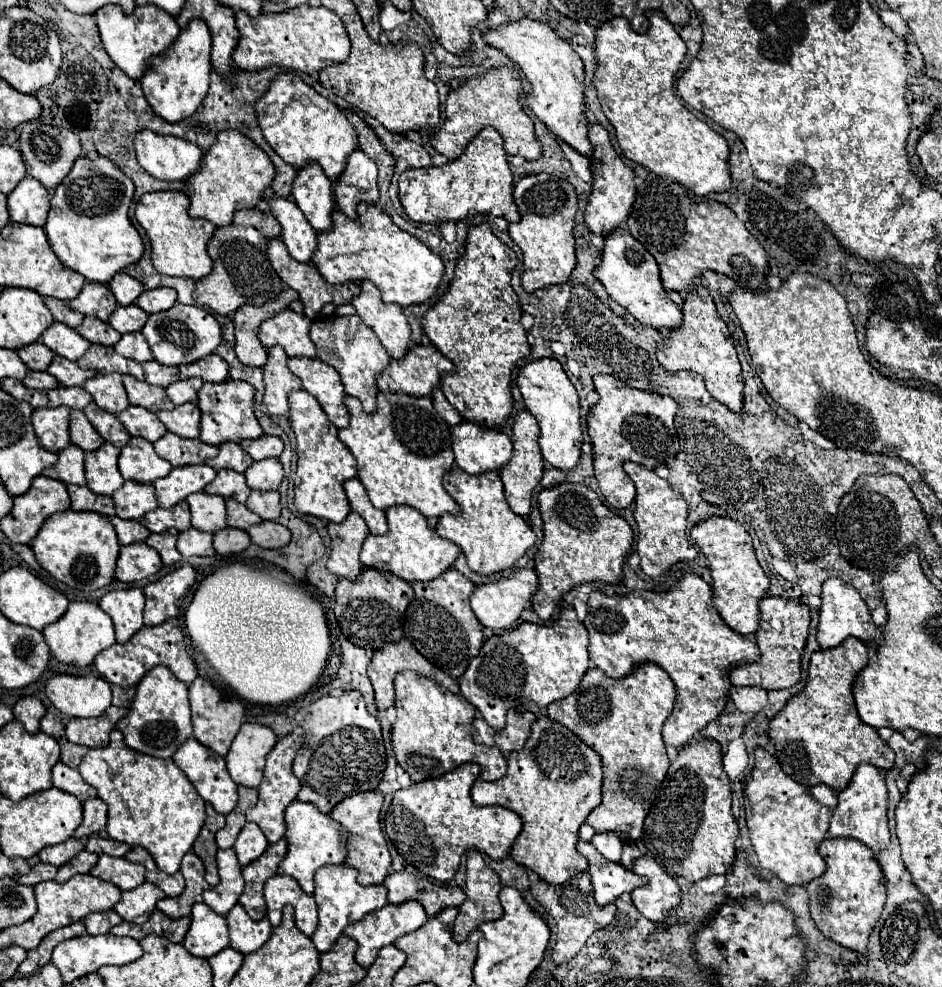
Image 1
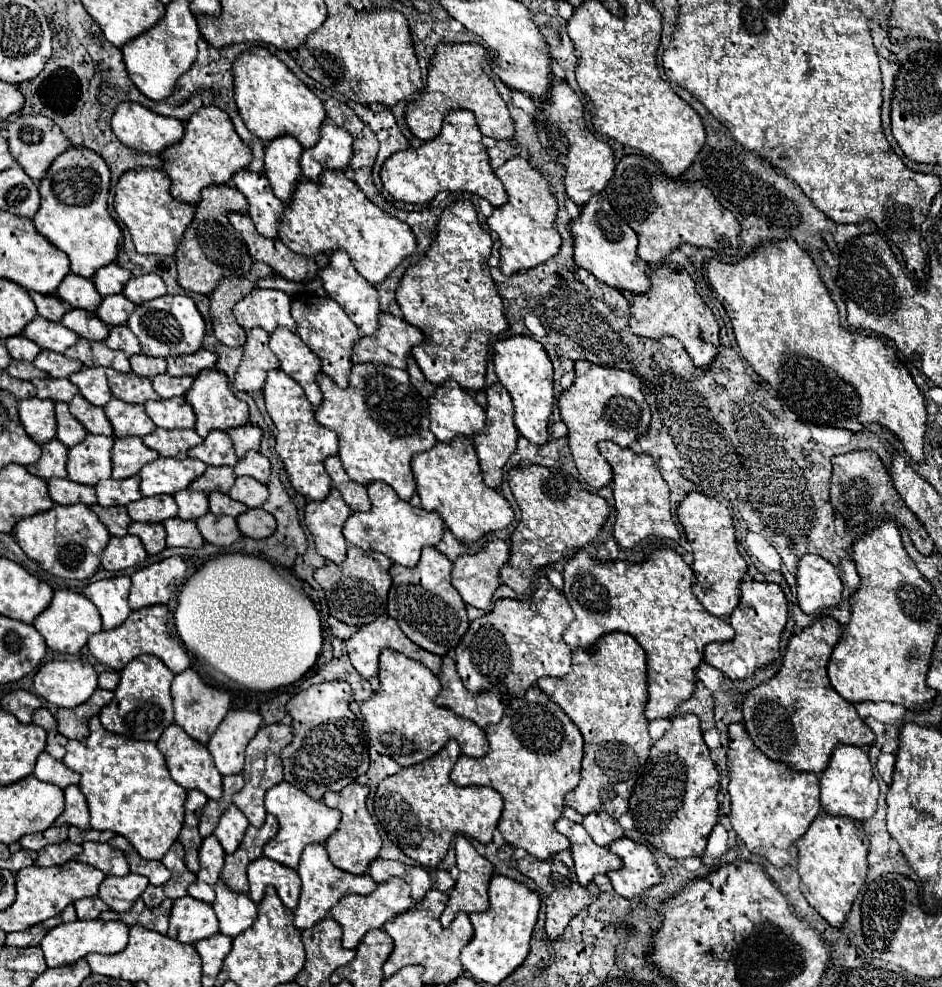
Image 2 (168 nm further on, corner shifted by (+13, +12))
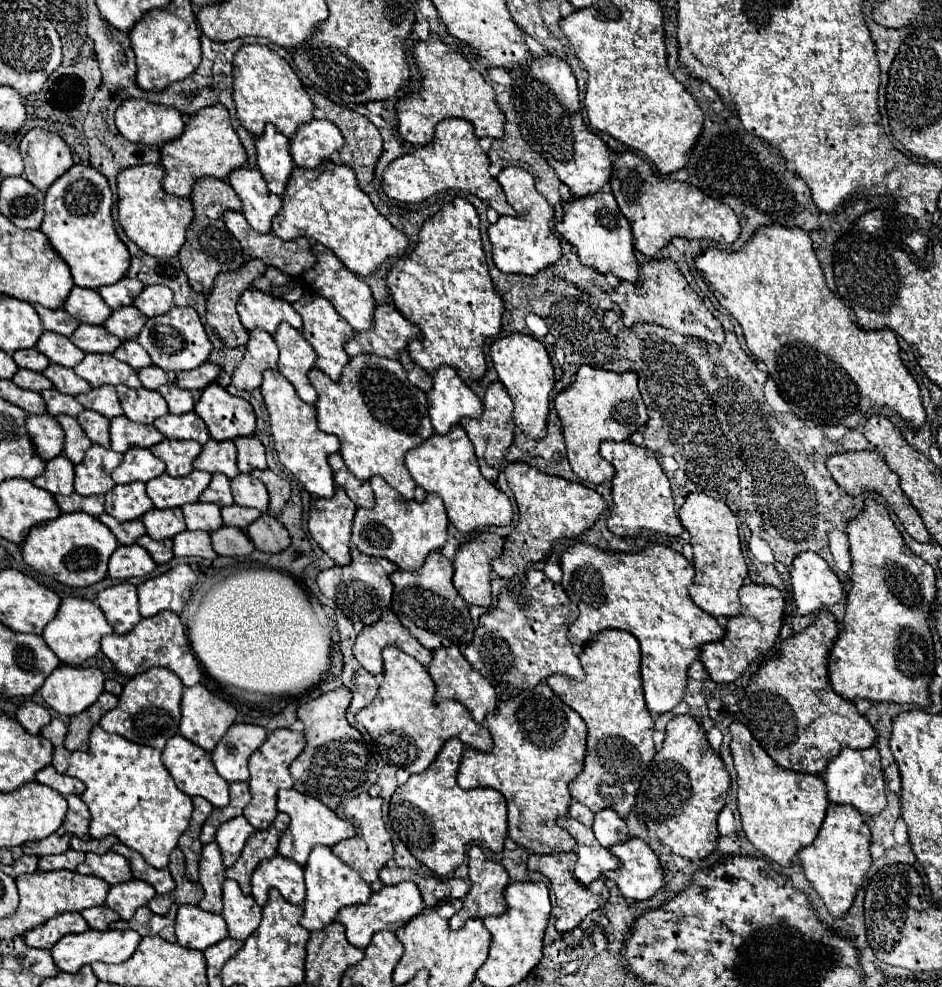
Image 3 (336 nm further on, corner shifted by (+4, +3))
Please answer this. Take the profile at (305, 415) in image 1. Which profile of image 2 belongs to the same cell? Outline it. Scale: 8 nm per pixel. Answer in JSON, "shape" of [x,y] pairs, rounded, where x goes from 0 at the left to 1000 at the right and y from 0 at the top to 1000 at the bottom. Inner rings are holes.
{"shape":[[[298,375],[283,377],[279,401],[281,401],[283,419],[288,421],[292,434],[294,434],[292,456],[298,462],[298,466],[303,468],[303,476],[309,486],[309,492],[322,503],[328,503],[332,507],[343,507],[351,496],[351,484],[345,478],[343,466],[347,462],[358,460],[358,440],[349,434],[337,430],[334,415],[328,409],[328,405],[324,403],[322,393],[311,383],[307,383],[303,377],[298,377]]]}

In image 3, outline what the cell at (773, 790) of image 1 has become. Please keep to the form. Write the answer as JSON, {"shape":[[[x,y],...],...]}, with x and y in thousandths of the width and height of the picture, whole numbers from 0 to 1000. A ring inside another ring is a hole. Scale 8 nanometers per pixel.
{"shape":[[[777,733],[775,743],[775,761],[783,783],[783,822],[790,844],[809,866],[830,878],[837,878],[843,866],[866,850],[868,840],[873,838],[879,820],[877,793],[870,785],[834,781],[824,775],[792,735]]]}

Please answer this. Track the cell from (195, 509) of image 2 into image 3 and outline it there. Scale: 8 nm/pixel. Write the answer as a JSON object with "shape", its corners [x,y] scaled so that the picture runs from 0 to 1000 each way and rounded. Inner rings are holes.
{"shape":[[[214,508],[197,510],[193,518],[197,524],[200,536],[214,536],[219,540],[225,540],[238,532],[234,524],[234,512],[229,510],[214,510]]]}

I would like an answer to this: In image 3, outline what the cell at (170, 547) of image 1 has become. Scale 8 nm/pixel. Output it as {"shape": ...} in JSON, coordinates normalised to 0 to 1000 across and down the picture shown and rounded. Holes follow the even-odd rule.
{"shape":[[[153,542],[153,544],[149,544],[144,550],[149,550],[149,552],[161,562],[161,566],[163,566],[166,570],[178,570],[178,568],[185,564],[185,560],[183,560],[183,550],[180,550],[180,548],[163,548],[163,546],[159,546],[157,542]]]}

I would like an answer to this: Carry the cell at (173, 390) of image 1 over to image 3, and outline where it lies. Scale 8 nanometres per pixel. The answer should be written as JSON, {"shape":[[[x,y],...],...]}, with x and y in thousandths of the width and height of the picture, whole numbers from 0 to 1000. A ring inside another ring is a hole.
{"shape":[[[172,390],[168,396],[170,396],[170,398],[174,400],[174,404],[178,406],[178,414],[180,414],[180,418],[185,418],[185,420],[193,420],[193,418],[204,416],[204,412],[206,412],[204,396],[200,396],[200,394],[191,394],[191,392],[187,392],[187,390]]]}

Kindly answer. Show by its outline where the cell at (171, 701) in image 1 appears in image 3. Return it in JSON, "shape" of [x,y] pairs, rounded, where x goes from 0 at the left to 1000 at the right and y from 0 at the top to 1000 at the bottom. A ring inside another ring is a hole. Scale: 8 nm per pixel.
{"shape":[[[161,676],[132,694],[125,716],[115,720],[106,728],[106,735],[115,743],[123,743],[140,753],[159,755],[172,761],[176,751],[189,743],[191,708],[193,708],[193,690],[189,688],[189,684],[178,680],[176,676]]]}

